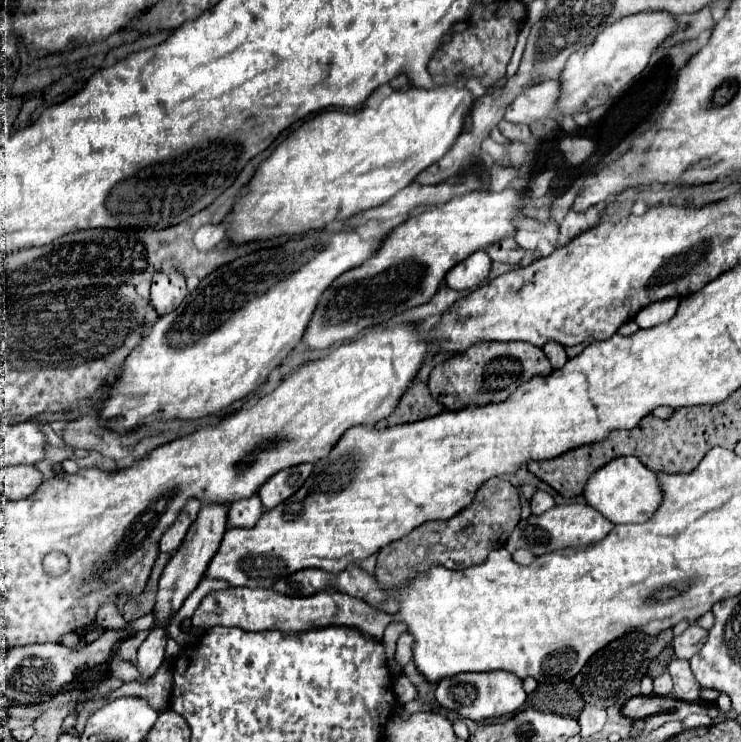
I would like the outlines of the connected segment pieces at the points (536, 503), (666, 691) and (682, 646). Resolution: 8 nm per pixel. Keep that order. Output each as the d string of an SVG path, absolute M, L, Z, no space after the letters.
M536 491L534 497L530 499L530 507L532 507L532 513L544 513L554 507L554 499L546 491Z
M668 673L654 679L654 695L662 695L662 697L672 695L672 679Z
M696 623L690 625L680 637L674 639L674 653L678 659L692 659L698 651L700 645L704 645L704 641L708 639L708 631L698 627Z

